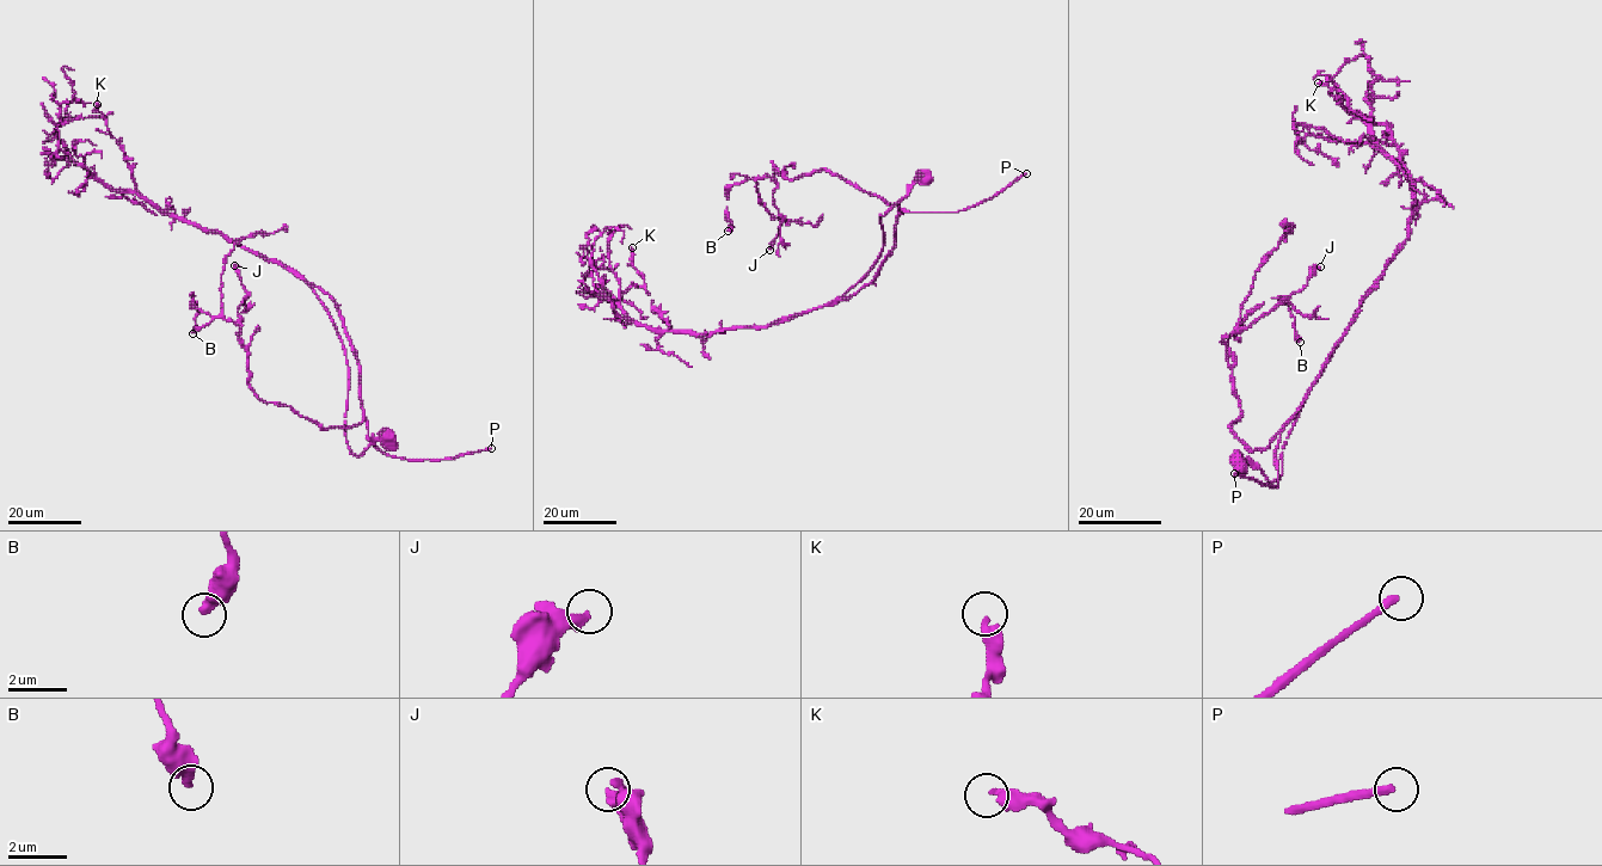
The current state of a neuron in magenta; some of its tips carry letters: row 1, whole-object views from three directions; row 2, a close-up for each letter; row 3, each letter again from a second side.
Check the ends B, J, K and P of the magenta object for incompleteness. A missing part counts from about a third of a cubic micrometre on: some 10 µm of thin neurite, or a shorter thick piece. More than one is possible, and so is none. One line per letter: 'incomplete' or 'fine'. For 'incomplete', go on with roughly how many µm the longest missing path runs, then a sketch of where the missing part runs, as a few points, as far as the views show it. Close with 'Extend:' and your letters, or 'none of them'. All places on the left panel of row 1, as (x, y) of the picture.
B: fine
J: fine
K: fine
P: incomplete; about 110 µm are missing
Extend: P

